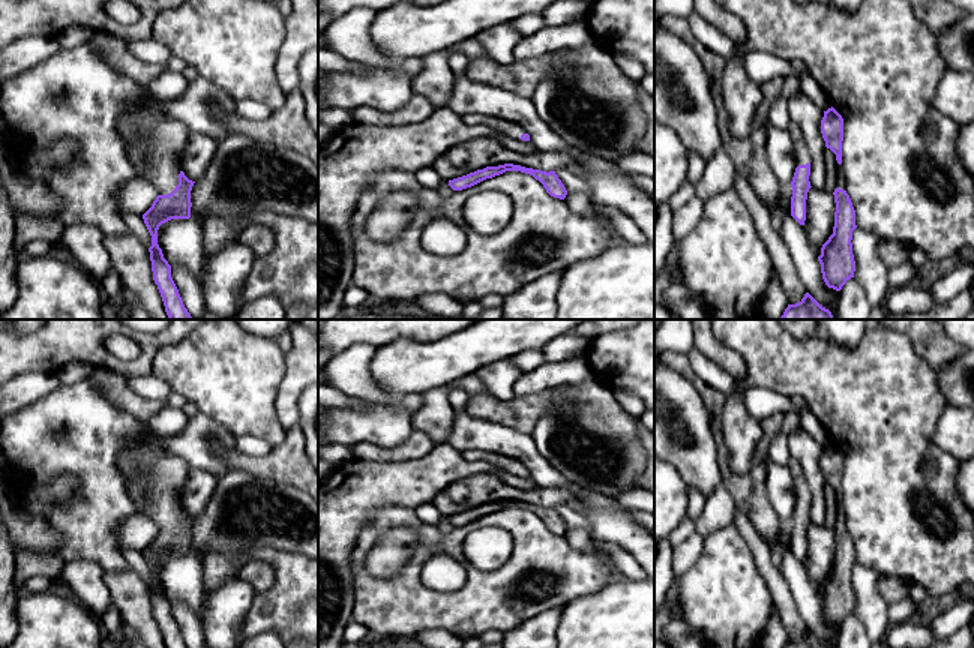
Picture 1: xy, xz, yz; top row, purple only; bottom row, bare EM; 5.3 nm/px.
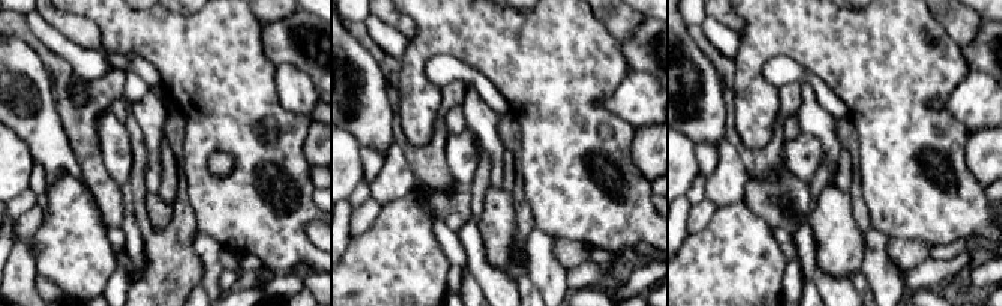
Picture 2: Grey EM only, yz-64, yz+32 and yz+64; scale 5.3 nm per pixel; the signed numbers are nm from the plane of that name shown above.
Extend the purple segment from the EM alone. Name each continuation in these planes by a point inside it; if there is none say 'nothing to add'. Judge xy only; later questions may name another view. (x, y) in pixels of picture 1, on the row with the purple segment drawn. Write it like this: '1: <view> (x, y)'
1: xy (156, 143)

